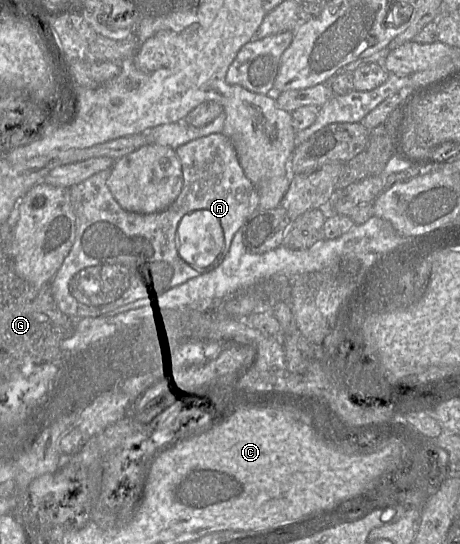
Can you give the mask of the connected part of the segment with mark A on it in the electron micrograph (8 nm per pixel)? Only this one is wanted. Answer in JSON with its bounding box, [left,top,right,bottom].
[50,133,259,319]

